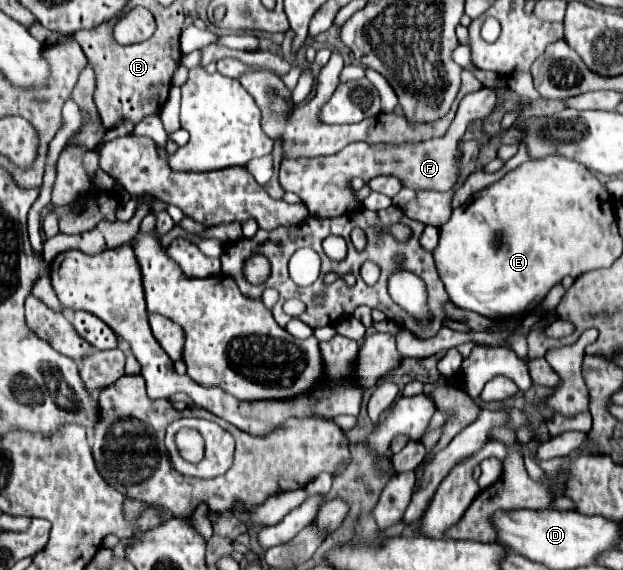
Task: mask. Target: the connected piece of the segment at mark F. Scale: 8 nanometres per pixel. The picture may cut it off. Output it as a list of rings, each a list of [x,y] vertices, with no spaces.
[[[483,87],[475,93],[469,93],[467,97],[463,97],[463,101],[457,109],[457,117],[451,123],[445,137],[425,141],[423,145],[399,145],[399,147],[377,145],[377,147],[369,147],[365,143],[351,143],[345,149],[341,149],[339,153],[329,155],[329,157],[315,157],[315,159],[285,157],[281,161],[281,169],[279,169],[279,183],[285,191],[297,193],[303,199],[309,213],[315,215],[315,217],[339,217],[339,215],[345,215],[353,209],[355,195],[349,189],[349,181],[353,177],[373,179],[377,175],[395,175],[409,189],[449,191],[457,185],[457,179],[459,179],[459,173],[461,173],[459,141],[463,139],[467,125],[475,119],[483,119],[485,115],[489,115],[495,107],[495,101],[497,101],[495,89]]]

